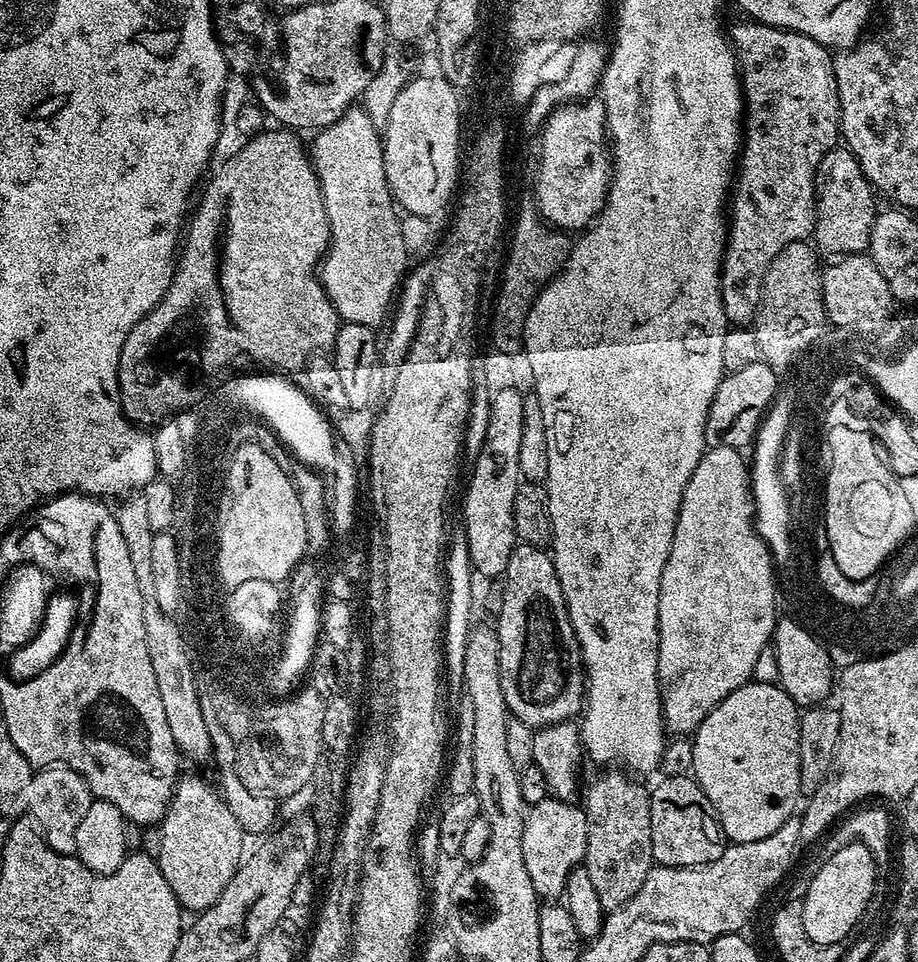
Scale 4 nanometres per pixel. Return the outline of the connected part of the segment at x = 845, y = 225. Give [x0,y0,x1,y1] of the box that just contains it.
[814,146,878,258]

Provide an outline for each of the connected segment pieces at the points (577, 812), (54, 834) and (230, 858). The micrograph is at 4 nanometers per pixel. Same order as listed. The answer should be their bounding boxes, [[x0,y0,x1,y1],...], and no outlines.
[[522,798,588,902],[25,765,93,855],[158,775,246,914]]

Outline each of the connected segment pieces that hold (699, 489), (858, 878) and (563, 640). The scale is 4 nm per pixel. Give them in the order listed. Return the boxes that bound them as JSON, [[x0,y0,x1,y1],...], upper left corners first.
[[658,448,778,737],[802,844,872,944],[494,543,586,730]]

